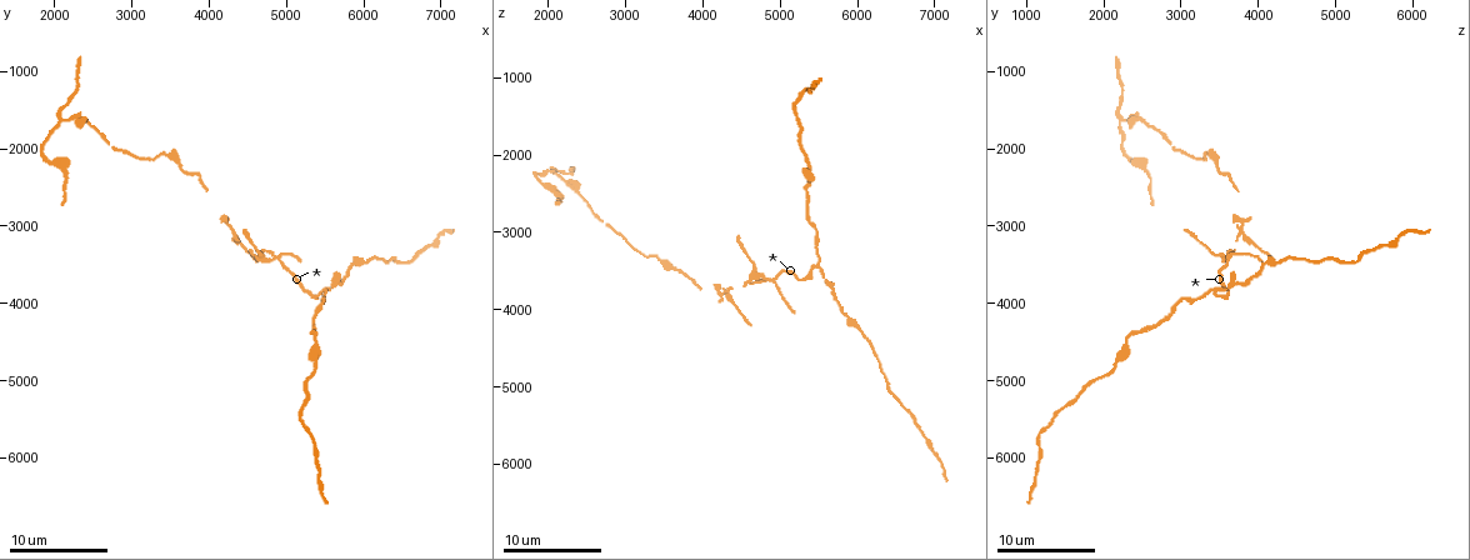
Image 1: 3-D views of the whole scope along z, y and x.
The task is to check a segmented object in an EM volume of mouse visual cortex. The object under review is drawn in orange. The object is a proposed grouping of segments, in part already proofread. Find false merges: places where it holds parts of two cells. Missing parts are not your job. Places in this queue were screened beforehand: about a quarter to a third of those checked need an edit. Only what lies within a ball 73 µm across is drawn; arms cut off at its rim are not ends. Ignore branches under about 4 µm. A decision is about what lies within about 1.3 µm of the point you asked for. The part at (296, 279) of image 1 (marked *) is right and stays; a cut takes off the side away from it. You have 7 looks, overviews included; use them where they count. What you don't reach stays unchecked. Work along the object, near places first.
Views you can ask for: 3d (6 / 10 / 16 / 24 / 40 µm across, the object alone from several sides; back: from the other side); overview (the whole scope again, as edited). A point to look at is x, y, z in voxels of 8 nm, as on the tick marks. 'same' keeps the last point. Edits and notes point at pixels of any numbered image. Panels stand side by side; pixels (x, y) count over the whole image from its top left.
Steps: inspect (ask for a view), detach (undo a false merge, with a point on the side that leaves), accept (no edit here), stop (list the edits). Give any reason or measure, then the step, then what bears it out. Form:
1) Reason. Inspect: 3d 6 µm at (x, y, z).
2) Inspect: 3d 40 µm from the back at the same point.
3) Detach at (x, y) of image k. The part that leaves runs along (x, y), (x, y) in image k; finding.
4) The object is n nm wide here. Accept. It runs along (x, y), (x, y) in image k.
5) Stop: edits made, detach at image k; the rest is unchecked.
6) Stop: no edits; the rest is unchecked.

Branch point. Inspect: 3d 16 µm at (5500, 3850, 3400).

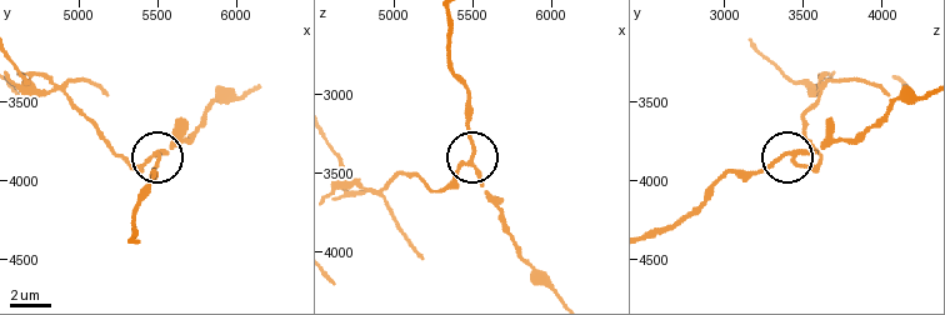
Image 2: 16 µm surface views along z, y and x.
Accept. One cell here.

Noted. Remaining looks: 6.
Calibre changes. Inspect: 3d 10 µm at (4850, 3400, 3600).

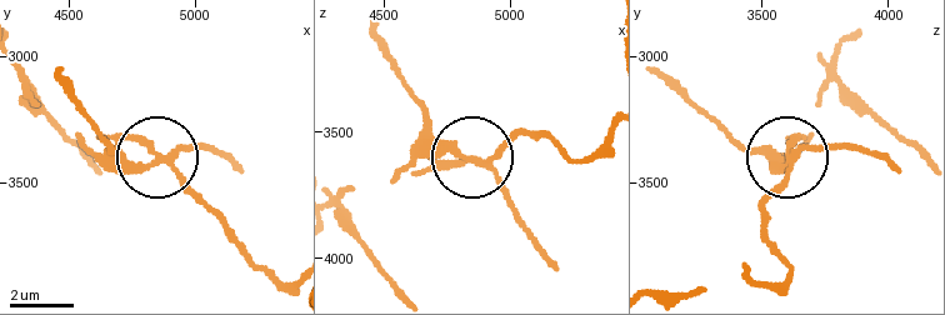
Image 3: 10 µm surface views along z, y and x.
3 arms meet here. Detach at (116, 161) of image 3. Two cells meet here.

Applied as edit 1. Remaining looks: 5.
Inspect: overview.

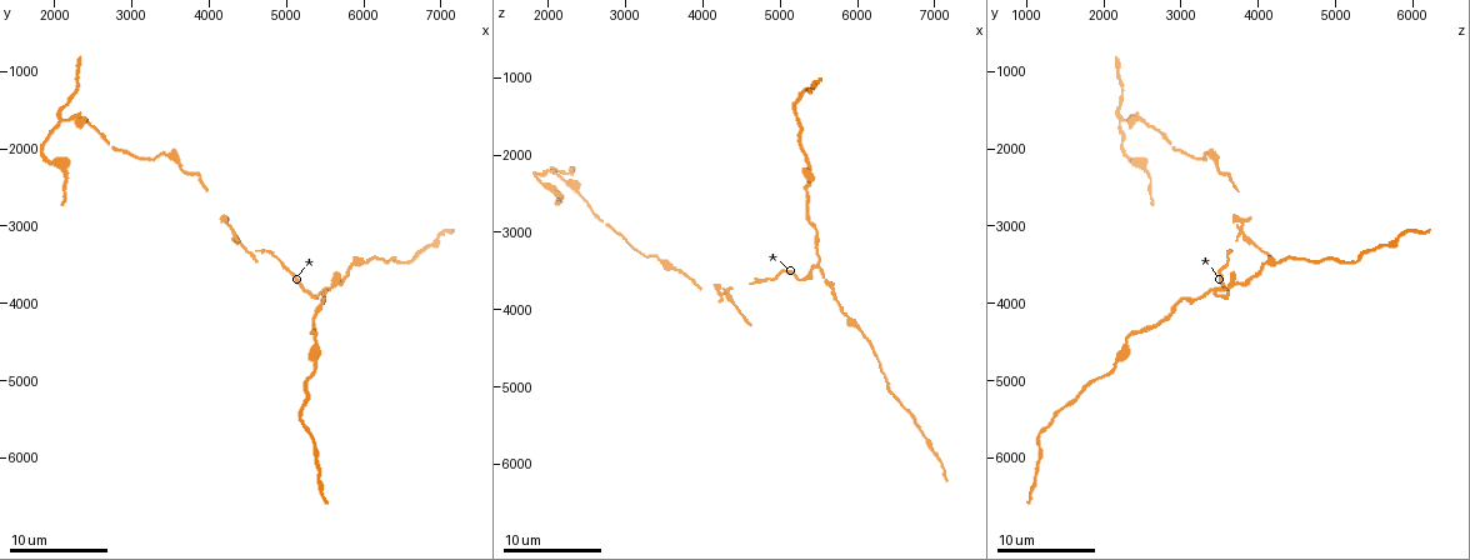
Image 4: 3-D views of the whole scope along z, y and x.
Four-way junction. Inspect: 3d 10 µm at (4300, 3100, 3800).

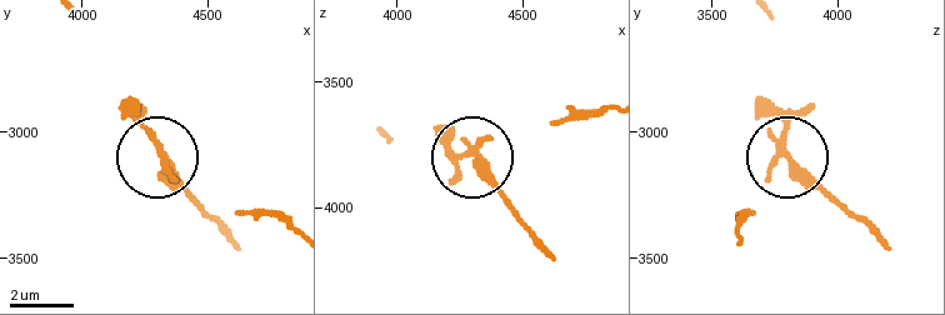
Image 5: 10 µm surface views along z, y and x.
Zoom in. Inspect: 3d 6 µm at (4340, 3110, 3820).

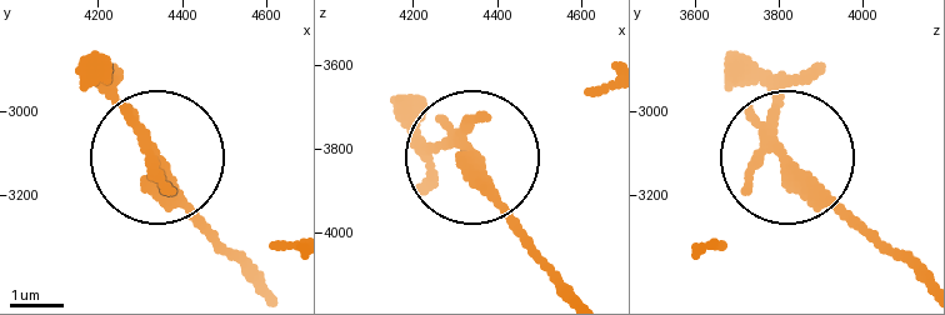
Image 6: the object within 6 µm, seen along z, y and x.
4 arms meet here. Detach at (163, 205) of image 6. The part that leaves runs along (143, 145), (246, 275) in image 6; two cells meet here.

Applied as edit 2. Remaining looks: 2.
Stop: edits made, detach at image 3, detach at image 6; the rest is unchecked.

